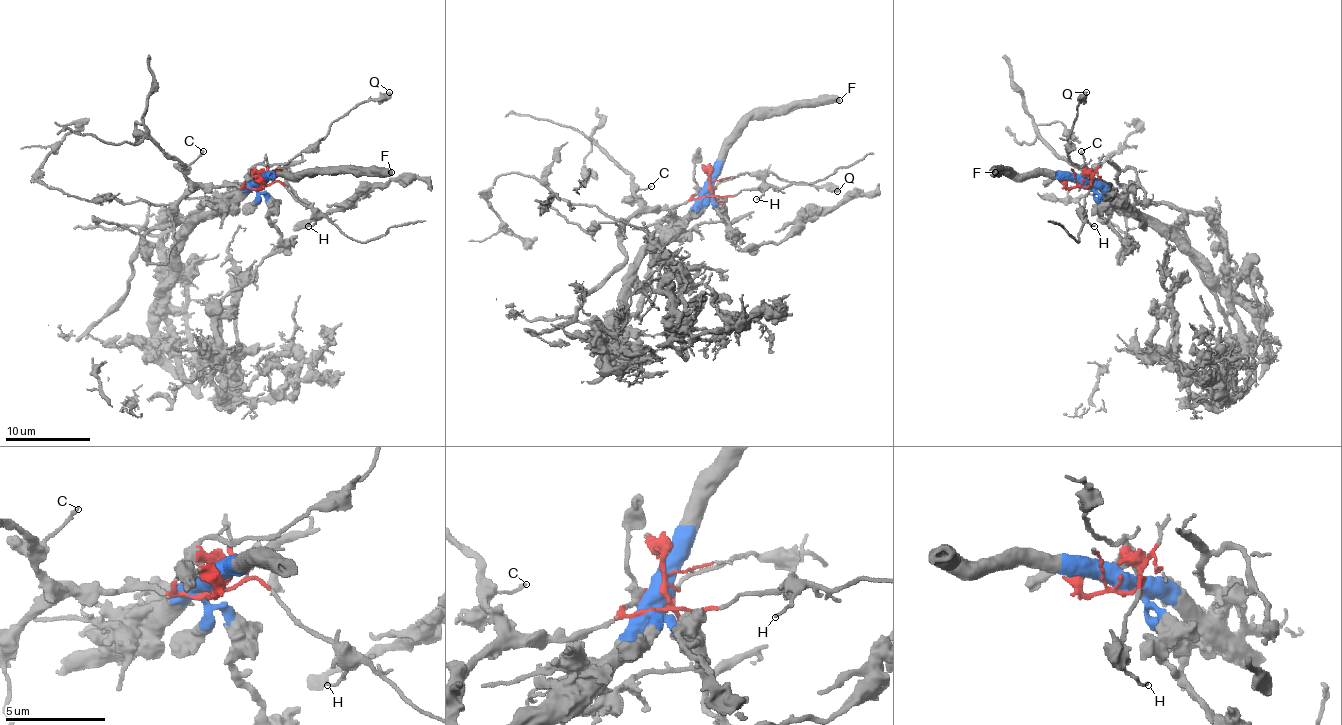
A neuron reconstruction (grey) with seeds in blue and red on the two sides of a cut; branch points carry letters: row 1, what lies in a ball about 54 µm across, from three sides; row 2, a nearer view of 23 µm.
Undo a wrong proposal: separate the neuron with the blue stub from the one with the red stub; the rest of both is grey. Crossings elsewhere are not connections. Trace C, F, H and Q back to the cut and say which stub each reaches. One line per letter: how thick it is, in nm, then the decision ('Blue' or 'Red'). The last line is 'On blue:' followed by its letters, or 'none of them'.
C: Thickness 160 nm. Red
F: Thickness 500 nm. Blue
H: Thickness 120 nm. Red
Q: Thickness 550 nm. Red
On blue: F

